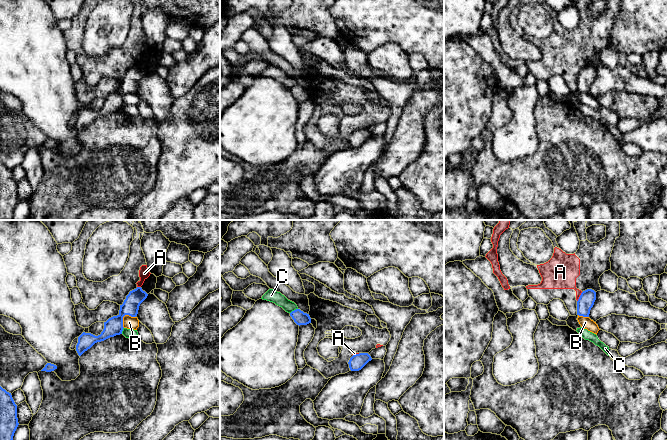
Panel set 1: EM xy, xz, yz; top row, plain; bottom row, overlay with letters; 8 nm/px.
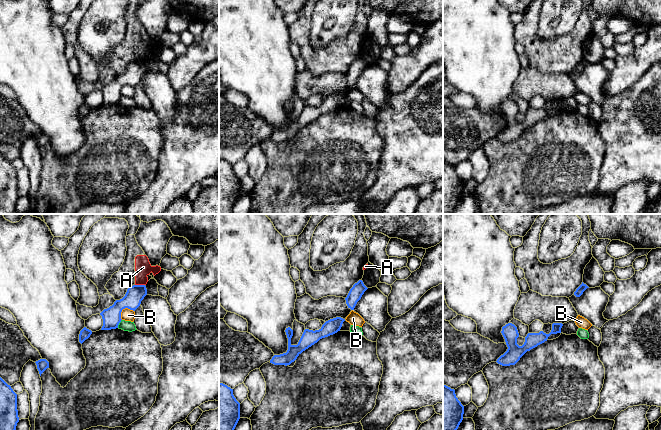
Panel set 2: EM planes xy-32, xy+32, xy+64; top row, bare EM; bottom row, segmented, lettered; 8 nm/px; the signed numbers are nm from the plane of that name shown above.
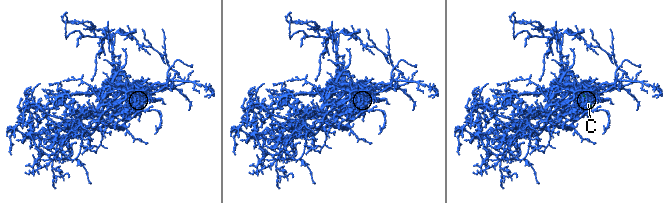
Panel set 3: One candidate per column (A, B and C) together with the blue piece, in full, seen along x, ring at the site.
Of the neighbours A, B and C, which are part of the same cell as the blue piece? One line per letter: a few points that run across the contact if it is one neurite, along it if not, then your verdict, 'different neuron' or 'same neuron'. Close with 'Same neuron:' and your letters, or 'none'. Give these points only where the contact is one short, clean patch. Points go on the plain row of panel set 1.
A: line yz (582, 68), (577, 77); different neuron
B: different neuron
C: different neuron
Same neuron: none

